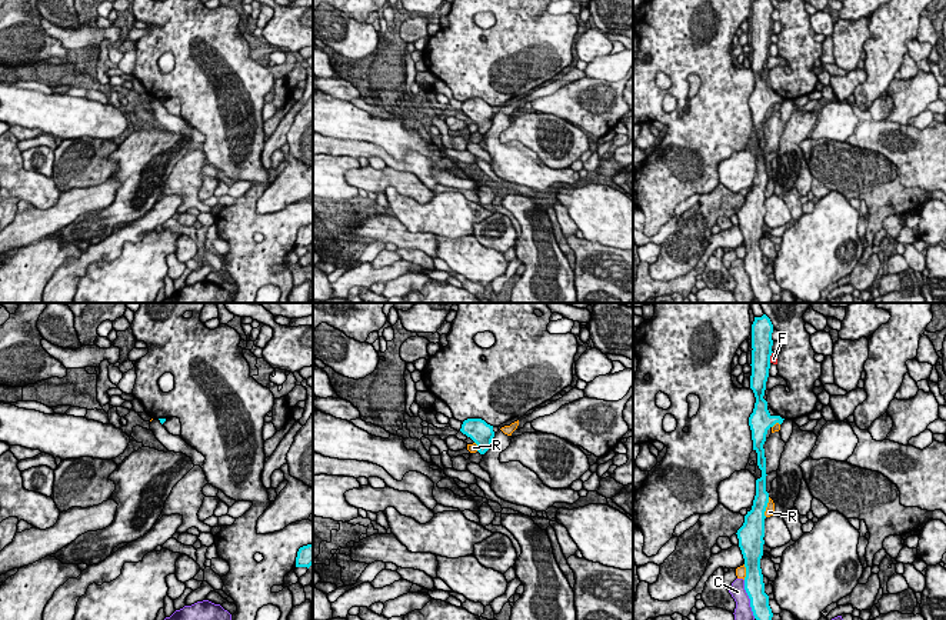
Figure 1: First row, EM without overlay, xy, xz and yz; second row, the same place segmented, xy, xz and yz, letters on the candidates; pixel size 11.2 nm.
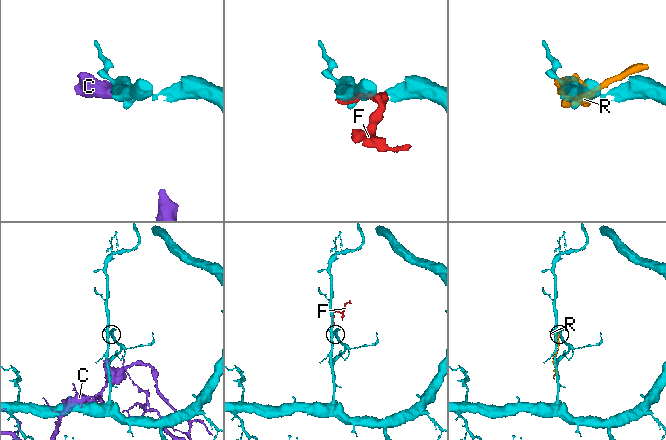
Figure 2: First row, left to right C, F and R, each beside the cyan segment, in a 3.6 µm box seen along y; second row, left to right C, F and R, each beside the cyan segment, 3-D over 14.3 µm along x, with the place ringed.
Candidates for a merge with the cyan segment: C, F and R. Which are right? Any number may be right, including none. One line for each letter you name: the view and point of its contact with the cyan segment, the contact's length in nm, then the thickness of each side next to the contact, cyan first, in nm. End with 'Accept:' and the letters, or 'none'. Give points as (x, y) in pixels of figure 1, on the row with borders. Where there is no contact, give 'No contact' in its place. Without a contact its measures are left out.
R: Touches cyan at yz (766, 506). Shared border 220 nm. Thickness 220 nm (cyan) against 100 nm
Accept: R

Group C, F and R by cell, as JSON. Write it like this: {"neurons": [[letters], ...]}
{"neurons": [["C"], ["F"], ["R"]]}

